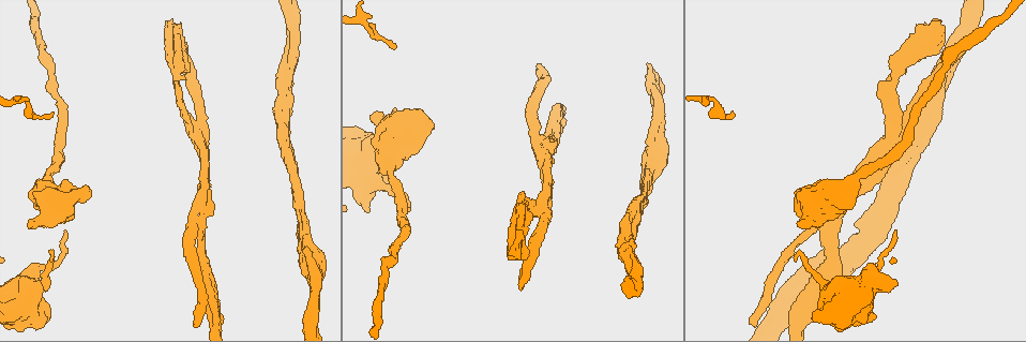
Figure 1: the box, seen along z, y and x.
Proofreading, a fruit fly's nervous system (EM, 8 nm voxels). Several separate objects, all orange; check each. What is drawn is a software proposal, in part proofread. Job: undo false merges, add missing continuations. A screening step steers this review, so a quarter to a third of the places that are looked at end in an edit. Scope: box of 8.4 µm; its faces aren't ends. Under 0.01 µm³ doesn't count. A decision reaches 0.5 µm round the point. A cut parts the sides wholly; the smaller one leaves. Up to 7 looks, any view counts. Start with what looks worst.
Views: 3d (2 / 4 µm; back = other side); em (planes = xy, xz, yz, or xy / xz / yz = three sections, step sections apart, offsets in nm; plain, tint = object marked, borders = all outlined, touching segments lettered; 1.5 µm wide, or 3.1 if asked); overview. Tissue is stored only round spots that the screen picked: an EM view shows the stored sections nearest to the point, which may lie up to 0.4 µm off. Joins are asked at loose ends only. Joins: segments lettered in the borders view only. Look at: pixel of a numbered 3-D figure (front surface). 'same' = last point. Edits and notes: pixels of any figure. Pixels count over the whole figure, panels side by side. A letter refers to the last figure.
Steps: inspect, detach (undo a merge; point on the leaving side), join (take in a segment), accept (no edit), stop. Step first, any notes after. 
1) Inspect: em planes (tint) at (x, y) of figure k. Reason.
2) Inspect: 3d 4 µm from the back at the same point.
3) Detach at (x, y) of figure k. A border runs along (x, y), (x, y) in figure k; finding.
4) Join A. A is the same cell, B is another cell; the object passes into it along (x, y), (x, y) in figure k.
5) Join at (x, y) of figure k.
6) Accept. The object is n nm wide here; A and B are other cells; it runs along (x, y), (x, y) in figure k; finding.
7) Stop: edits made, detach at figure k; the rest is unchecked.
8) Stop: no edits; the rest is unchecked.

Inspect: em yz step 4 (tint) at (375, 113) of figure 1.

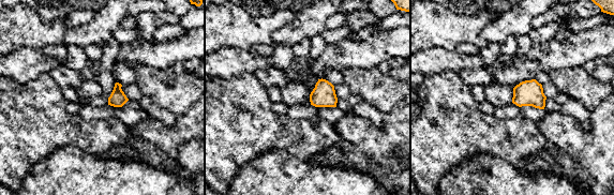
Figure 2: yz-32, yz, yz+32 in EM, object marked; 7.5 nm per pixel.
Inspect: em planes (borders) at the same point. Another direction.

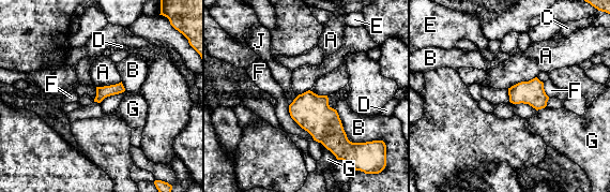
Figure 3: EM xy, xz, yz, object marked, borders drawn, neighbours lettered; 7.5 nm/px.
Accept. A, B, C, D, E, F, G and J are other cells; no lettered segment goes on from it.

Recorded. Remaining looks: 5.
Inspect: em planes (borders) at (209, 204) of figure 1. Thick turns thin.

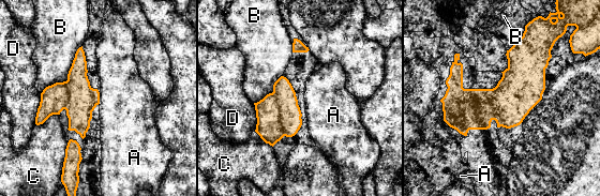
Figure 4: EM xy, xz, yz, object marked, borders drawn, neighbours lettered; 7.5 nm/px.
Detach at (268, 126) of figure 4. A, B, C and D are other cells; a border runs along (272, 92), (284, 135) in figure 4; two neurons meet here.

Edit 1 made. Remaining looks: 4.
Inspect: overview.

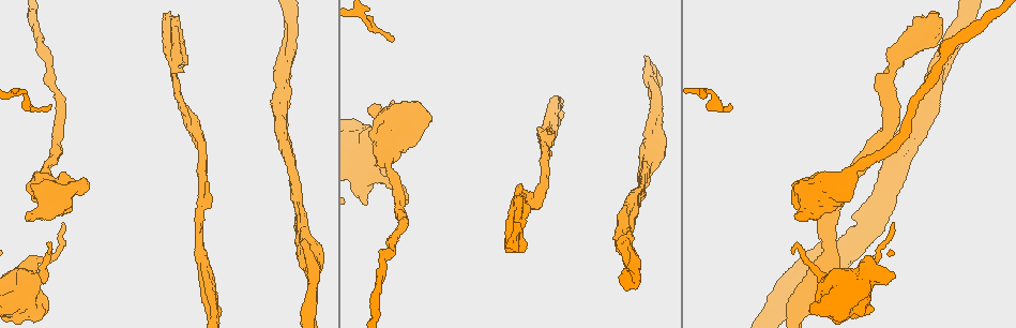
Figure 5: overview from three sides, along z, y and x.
Inspect: em planes (borders) at (383, 182) of figure 5. Calibre changes.

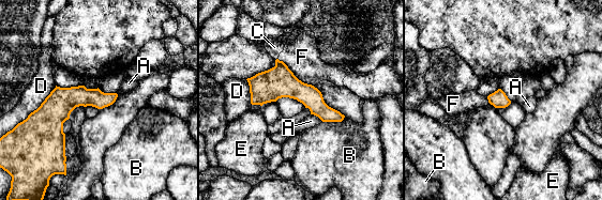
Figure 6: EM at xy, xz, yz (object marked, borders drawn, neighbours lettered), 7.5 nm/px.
Accept. A, B, C, D, E and F are other cells; a border runs along (311, 113), (322, 121) in figure 6; all the same neuron.

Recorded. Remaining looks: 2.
Stop: edits made, detach at figure 4; the rest is unchecked.

